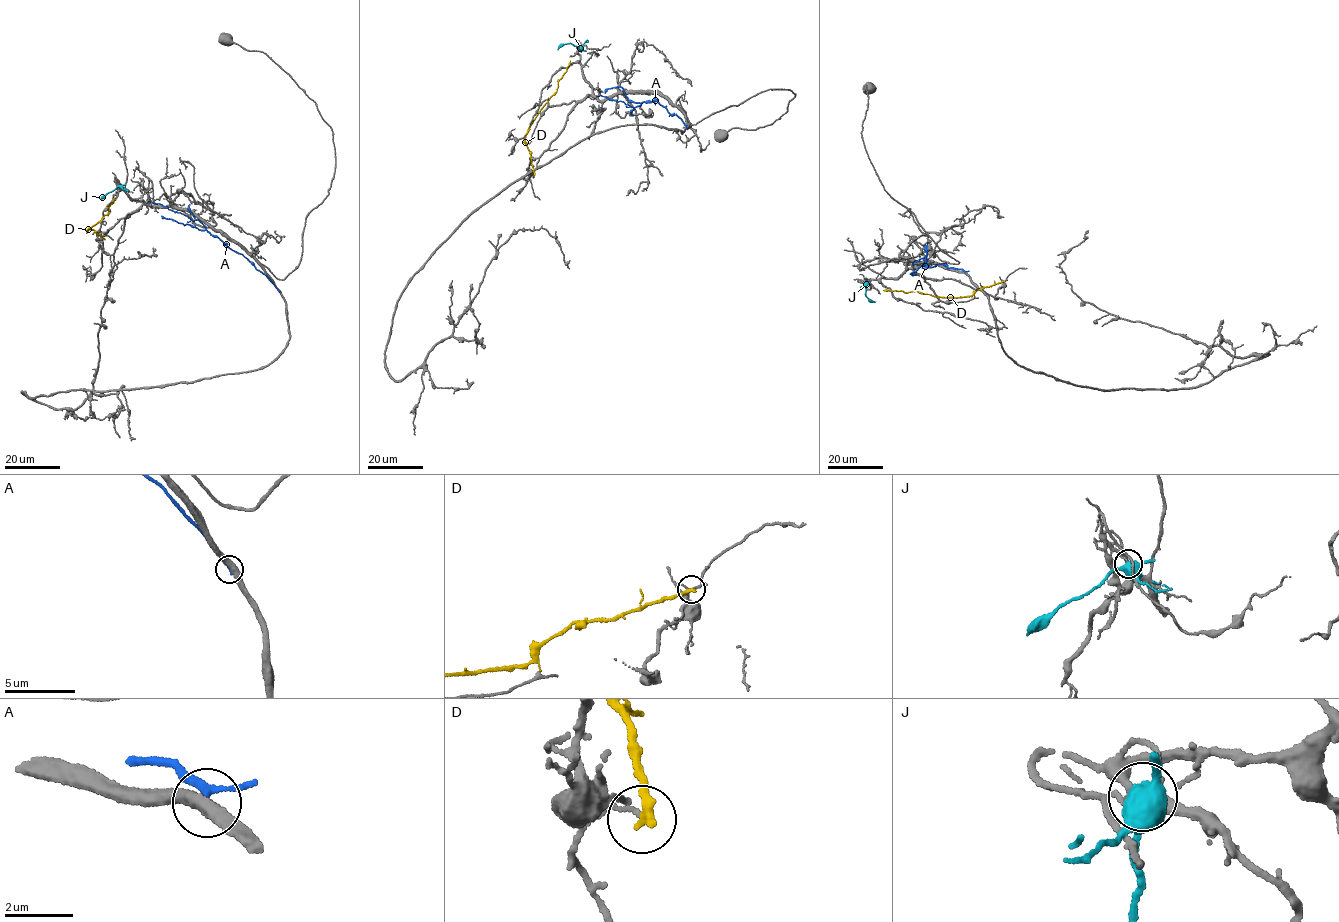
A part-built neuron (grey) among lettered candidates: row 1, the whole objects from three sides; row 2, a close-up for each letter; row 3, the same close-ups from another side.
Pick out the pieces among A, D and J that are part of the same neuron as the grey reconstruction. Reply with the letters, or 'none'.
none

